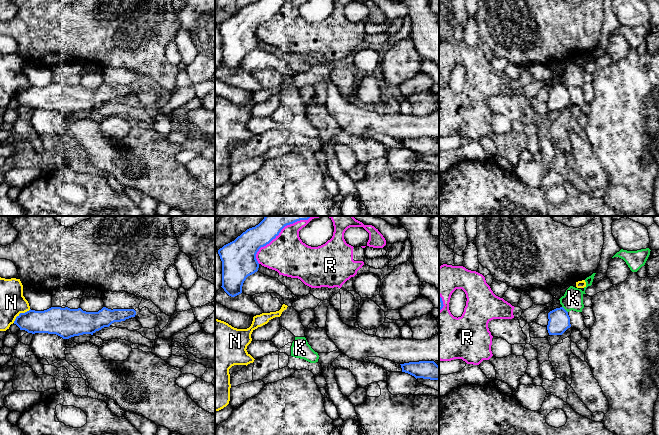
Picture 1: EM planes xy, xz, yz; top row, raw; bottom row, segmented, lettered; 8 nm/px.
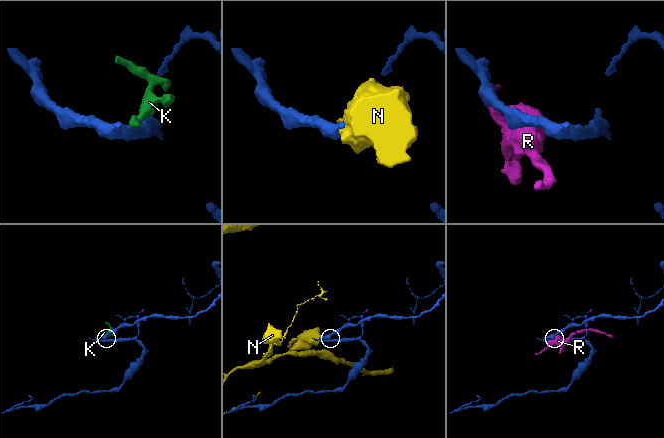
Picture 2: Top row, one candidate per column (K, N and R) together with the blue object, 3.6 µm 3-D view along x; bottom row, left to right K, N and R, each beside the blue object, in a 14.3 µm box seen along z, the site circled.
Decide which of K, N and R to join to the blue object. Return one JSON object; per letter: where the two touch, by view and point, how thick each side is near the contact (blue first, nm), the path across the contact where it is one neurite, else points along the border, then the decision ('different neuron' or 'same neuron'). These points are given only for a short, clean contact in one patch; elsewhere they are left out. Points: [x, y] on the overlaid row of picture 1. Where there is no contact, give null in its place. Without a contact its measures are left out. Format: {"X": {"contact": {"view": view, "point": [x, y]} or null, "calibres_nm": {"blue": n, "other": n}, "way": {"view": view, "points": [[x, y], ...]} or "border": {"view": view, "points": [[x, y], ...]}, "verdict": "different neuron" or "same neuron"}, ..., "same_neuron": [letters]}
{"K": {"contact": {"view": "yz", "point": [564, 309]}, "calibres_nm": {"blue": 180, "other": 160}, "verdict": "different neuron"}, "N": {"contact": {"view": "xy", "point": [20, 313]}, "calibres_nm": {"blue": 200, "other": 200}, "verdict": "different neuron"}, "R": {"contact": {"view": "xz", "point": [278, 234]}, "calibres_nm": {"blue": 200, "other": 320}, "verdict": "different neuron"}, "same_neuron": []}

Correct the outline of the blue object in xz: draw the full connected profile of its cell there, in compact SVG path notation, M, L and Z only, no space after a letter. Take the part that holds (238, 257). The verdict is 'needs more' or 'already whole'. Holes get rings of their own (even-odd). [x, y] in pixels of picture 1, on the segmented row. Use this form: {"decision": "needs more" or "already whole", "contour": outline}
{"decision": "already whole", "contour": "M265 216L255 227L247 229L234 241L224 245L218 250L222 261L222 288L231 297L242 293L242 286L246 278L258 271L259 263L256 254L261 247L275 239L281 230L300 220L308 220L310 216Z"}

